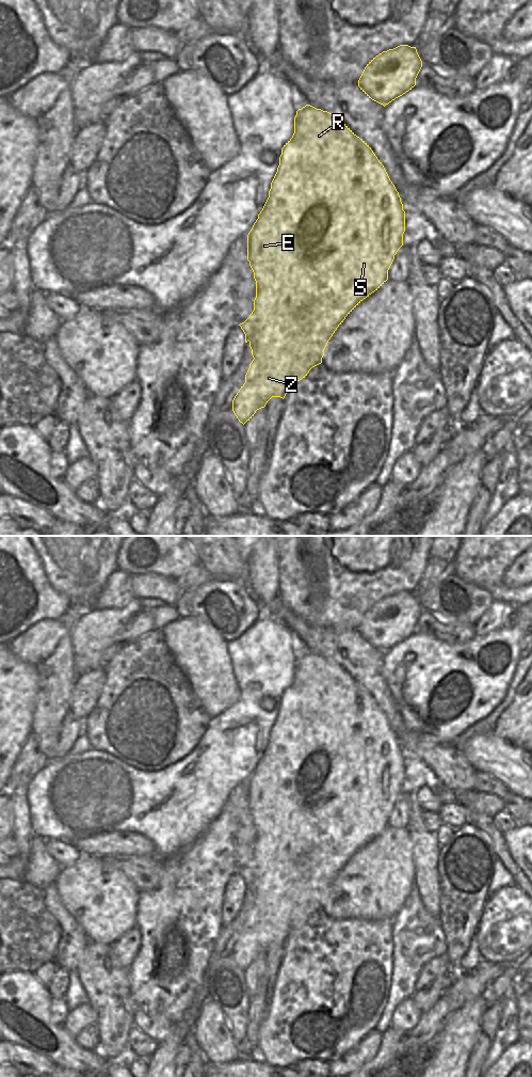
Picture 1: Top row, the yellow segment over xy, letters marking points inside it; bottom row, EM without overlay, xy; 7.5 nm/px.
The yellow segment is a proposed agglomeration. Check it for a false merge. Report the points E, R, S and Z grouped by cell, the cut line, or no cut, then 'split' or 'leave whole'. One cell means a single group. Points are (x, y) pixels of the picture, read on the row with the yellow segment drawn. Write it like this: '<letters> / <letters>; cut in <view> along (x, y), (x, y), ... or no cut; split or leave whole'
E R S Z; no cut; leave whole

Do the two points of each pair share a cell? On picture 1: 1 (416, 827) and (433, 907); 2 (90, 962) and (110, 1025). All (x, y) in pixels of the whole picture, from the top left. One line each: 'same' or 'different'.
1: same
2: same

